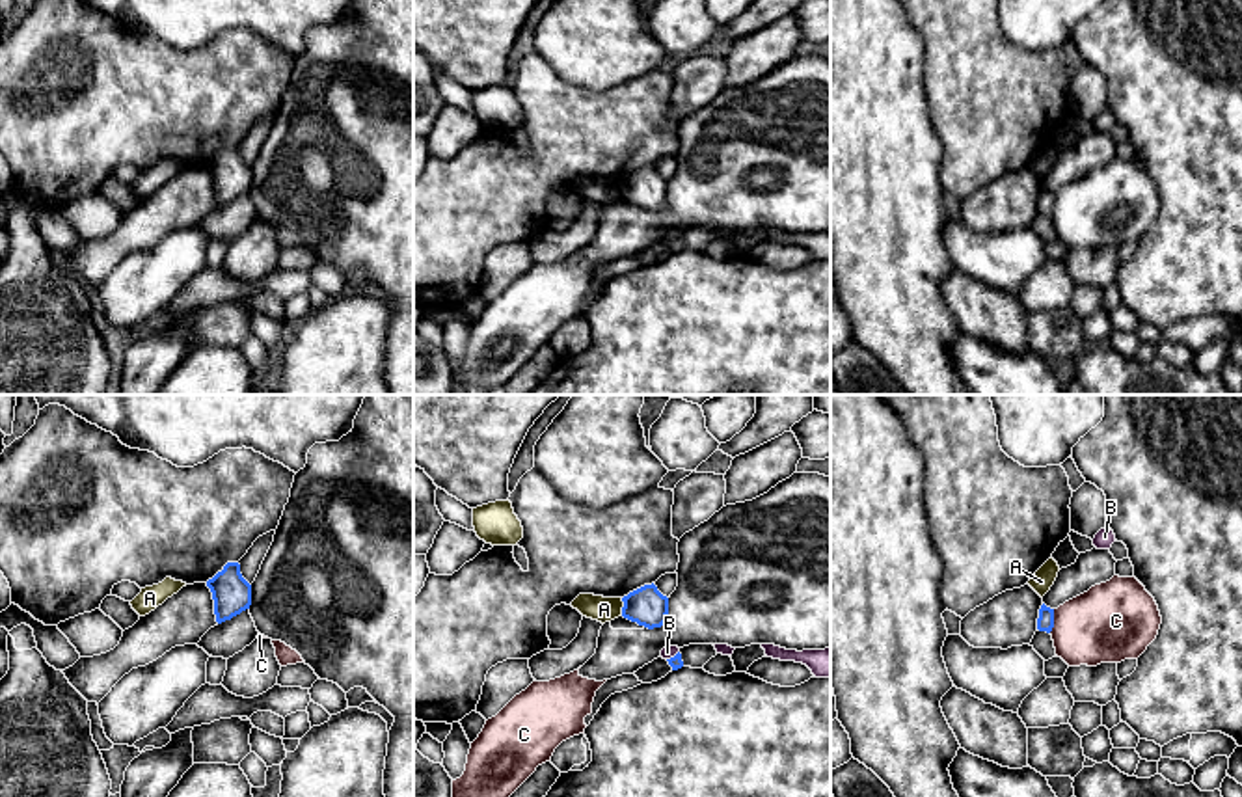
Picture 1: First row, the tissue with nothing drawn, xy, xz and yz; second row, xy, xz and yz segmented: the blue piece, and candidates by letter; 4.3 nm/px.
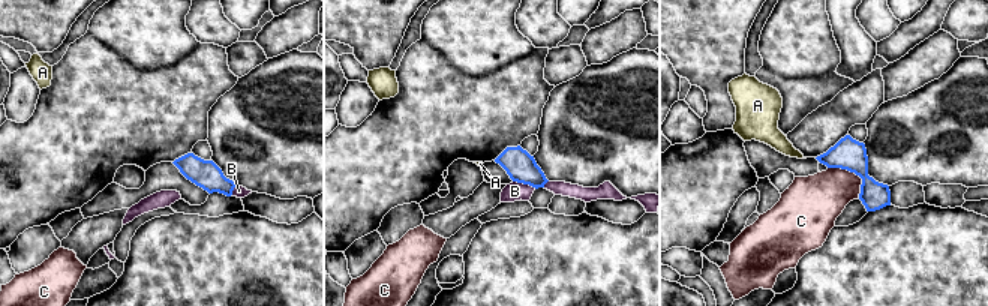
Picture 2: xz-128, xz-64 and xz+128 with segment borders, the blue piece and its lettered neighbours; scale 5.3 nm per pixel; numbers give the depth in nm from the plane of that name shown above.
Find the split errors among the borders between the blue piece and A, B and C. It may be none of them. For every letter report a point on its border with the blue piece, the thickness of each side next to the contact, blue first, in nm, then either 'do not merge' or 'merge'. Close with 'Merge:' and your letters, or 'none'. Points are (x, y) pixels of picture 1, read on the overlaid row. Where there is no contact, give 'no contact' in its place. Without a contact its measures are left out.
A: xz (622, 607) | 170/110 nm | do not merge
B: xz (674, 656) | 50/60 nm | do not merge
C: yz (1052, 621) | 80/340 nm | do not merge
Merge: none

